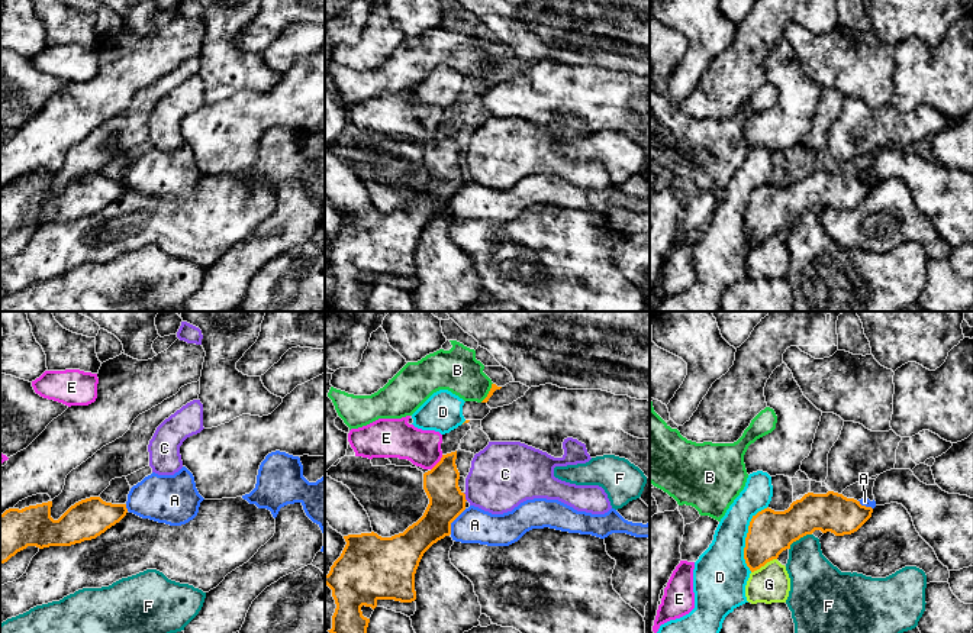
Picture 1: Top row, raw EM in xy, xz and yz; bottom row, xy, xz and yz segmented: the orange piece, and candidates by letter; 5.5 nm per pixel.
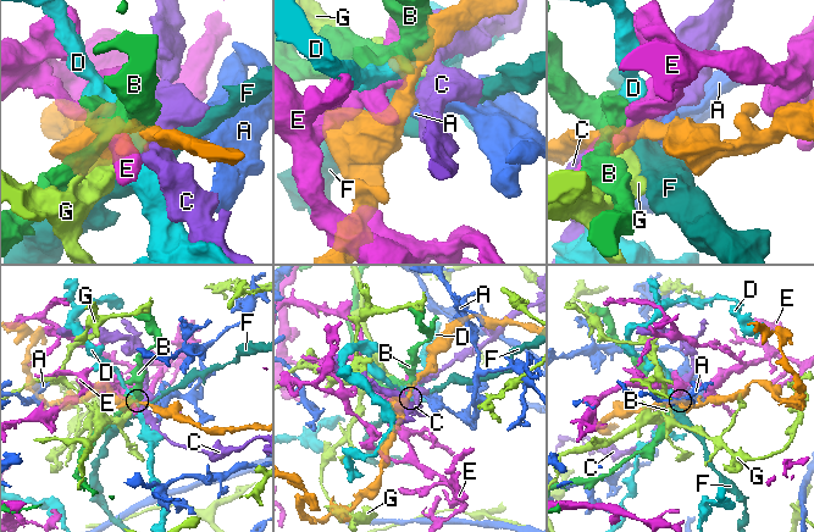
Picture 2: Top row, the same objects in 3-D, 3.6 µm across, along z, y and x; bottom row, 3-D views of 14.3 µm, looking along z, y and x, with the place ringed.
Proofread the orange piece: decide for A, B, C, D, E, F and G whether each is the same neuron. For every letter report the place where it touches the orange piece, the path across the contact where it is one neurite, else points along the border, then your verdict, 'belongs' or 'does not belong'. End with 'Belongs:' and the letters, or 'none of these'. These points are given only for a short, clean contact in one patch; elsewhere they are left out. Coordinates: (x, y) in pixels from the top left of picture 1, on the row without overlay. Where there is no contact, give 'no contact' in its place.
A: meets orange in xz at (453, 196); border along xz (466, 184), (451, 199), (450, 209); does not belong
B: meets orange in xz at (489, 68); border along xz (492, 58), (487, 70), (480, 77); does not belong
C: meets orange in xz at (464, 173); border along xz (463, 168), (467, 175); does not belong
D: meets orange in yz at (746, 213); does not belong
E: meets orange in xz at (438, 138); does not belong
F: meets orange in yz at (798, 215); border along yz (811, 209), (796, 215), (789, 225); does not belong
G: meets orange in yz at (763, 241); border along yz (776, 233), (751, 248); does not belong
Belongs: none of these

